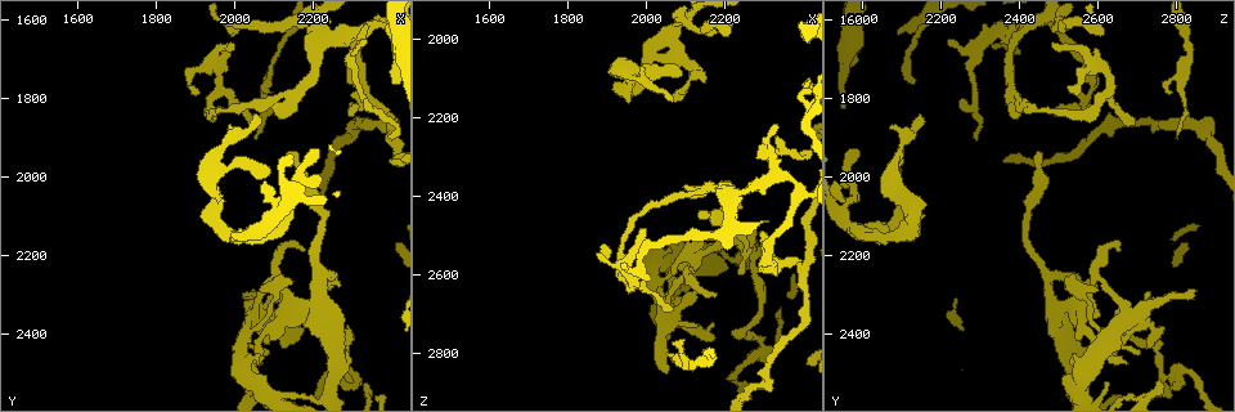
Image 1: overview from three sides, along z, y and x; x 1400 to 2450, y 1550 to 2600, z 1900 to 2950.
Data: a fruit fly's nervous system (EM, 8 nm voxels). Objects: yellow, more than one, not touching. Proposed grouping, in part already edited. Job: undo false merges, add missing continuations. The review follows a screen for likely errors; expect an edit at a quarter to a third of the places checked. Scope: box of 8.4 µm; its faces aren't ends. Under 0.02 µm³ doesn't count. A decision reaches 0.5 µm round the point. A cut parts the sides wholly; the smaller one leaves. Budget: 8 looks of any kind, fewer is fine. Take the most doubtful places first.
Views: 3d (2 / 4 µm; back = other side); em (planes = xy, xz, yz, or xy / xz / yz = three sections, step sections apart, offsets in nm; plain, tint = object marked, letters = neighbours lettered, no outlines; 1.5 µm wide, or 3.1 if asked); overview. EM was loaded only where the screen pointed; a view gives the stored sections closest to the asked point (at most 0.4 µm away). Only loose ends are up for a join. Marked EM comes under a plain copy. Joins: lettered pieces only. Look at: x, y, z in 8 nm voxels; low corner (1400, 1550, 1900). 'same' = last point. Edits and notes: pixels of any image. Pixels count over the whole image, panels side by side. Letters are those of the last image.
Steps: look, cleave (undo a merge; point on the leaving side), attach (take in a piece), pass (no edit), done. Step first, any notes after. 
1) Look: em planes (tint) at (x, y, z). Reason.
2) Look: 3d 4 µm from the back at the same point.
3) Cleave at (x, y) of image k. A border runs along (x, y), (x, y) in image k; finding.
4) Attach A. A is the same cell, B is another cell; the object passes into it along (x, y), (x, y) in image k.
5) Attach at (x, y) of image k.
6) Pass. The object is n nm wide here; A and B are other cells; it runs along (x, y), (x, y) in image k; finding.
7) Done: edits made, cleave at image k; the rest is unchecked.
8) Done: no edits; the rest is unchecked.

Look: em planes (letters) at (2000, 1665, 2485). An open end.

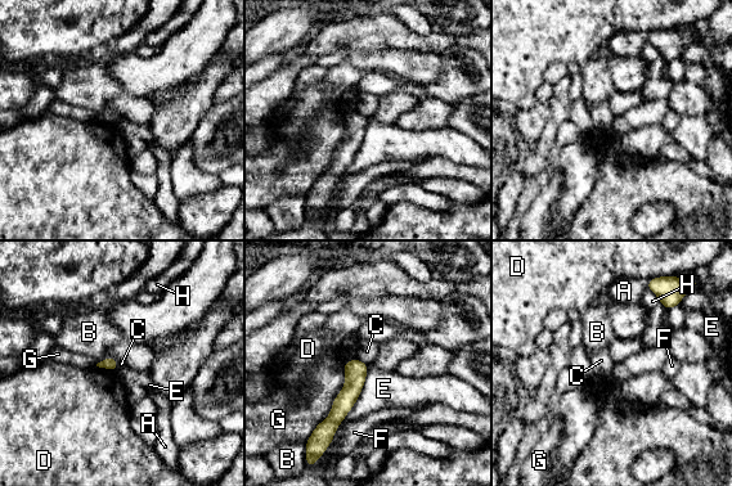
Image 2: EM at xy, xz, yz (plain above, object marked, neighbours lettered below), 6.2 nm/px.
Pass. The longest contact is with E, 550 nm; A, B, C, D, E, F, G and H are other cells; it runs along (364, 367), (328, 430) in image 2; no lettered piece goes on from it.

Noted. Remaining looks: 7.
Look: em planes (tint) at (2290, 2510, 2780). Sharp bend.

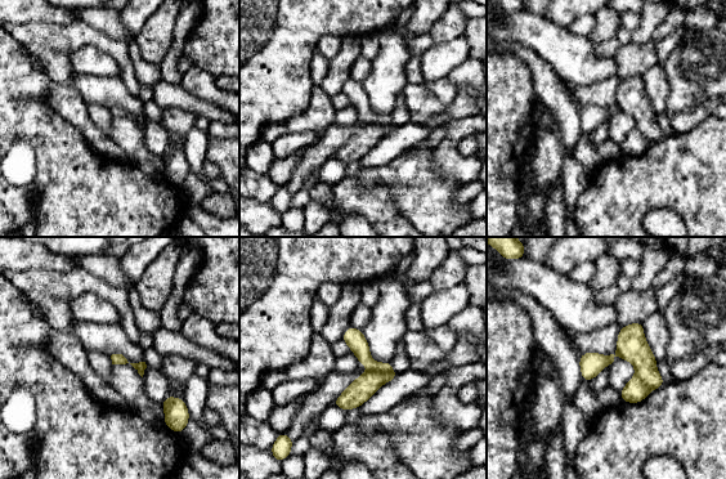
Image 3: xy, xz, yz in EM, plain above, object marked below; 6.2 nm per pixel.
Look: em planes (letters) at the same point.

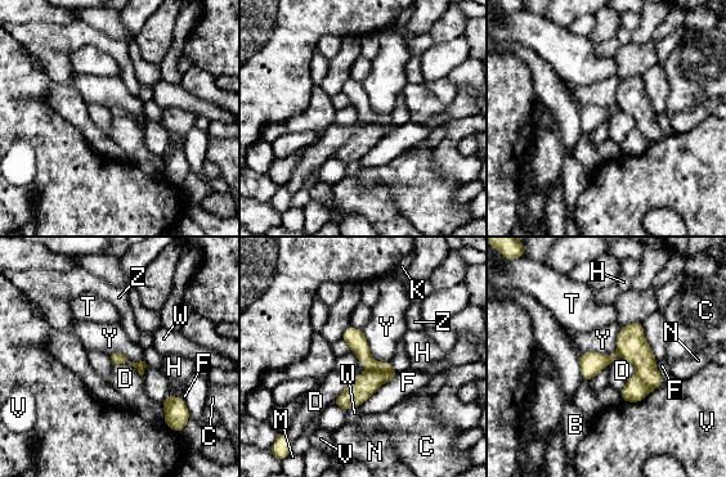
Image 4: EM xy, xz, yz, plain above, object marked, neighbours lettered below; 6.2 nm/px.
Cleave at (367, 383) of image 4. The object is 60 nm wide here; the longest contact is with D, 340 nm; B, C, D, F, H, K, M, N, T, V, W, Y and Z are other cells; a second neuron is stuck on.

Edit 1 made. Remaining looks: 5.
Look: em planes (letters) at (1930, 2010, 2080). Narrows sharply.

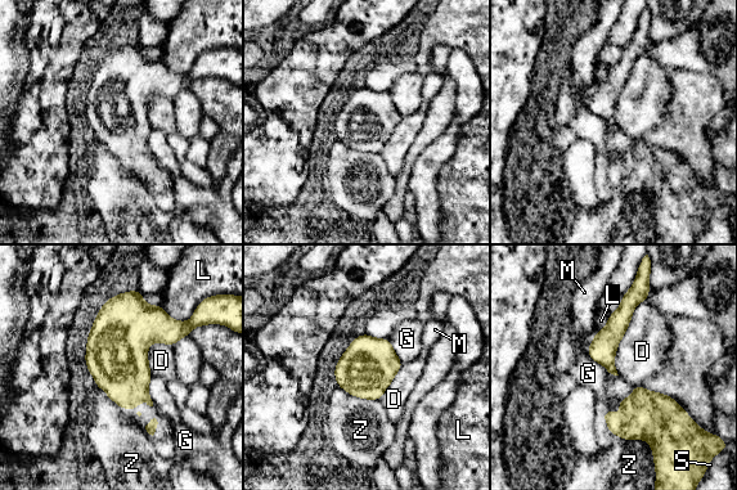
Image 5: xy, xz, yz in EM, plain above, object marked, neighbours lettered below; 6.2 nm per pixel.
Pass. D, G, L, M, S and Z are other cells; a border runs along (646, 300), (618, 346), (618, 374) in image 5; all the same neuron.

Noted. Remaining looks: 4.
Done: edits made, cleave at image 4; the rest is unchecked.

